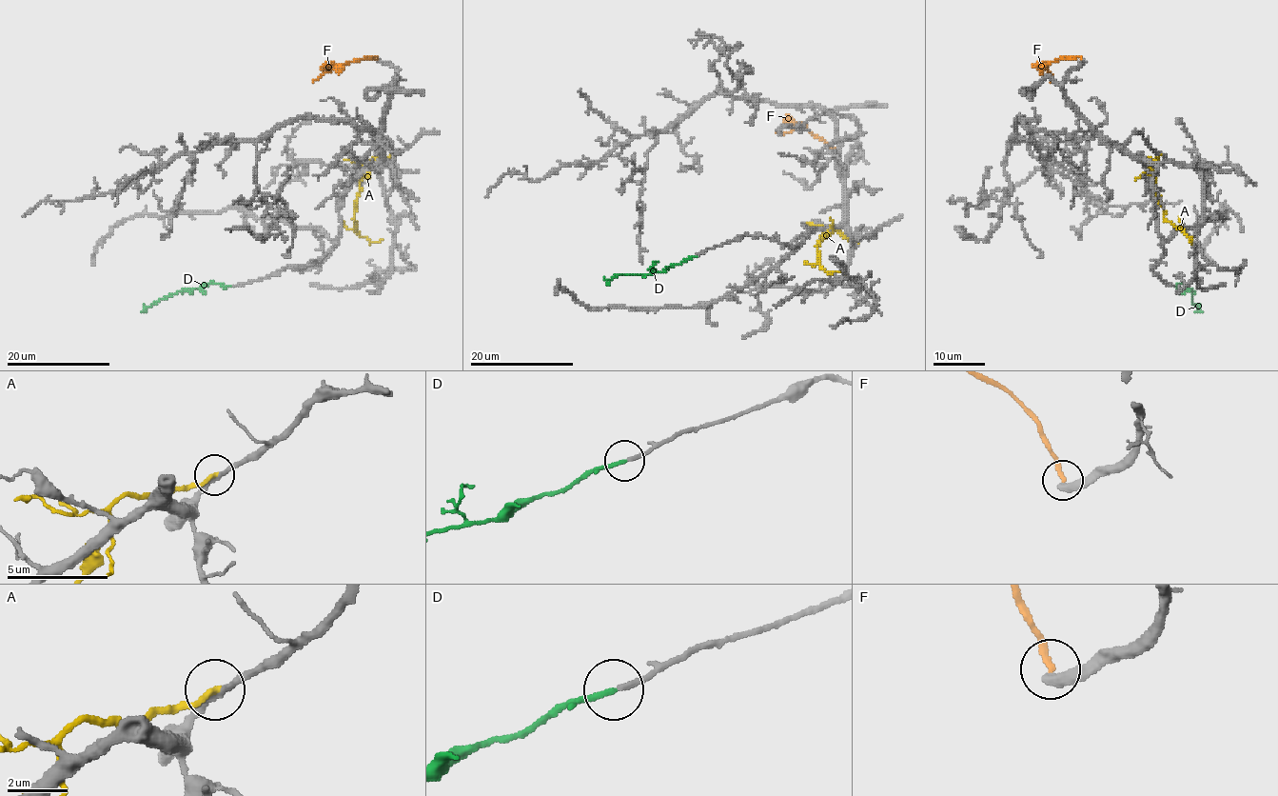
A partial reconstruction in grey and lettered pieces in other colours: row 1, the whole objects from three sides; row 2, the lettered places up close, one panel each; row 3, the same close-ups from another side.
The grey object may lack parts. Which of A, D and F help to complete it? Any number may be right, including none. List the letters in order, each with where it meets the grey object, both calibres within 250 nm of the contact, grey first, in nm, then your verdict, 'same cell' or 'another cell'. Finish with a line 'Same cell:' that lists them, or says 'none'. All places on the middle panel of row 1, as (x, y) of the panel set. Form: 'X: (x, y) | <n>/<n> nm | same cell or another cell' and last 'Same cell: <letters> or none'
A: (857, 242) | 220/200 nm | another cell
D: (695, 256) | 190/200 nm | same cell
F: (840, 165) | 380/190 nm | another cell
Same cell: D

